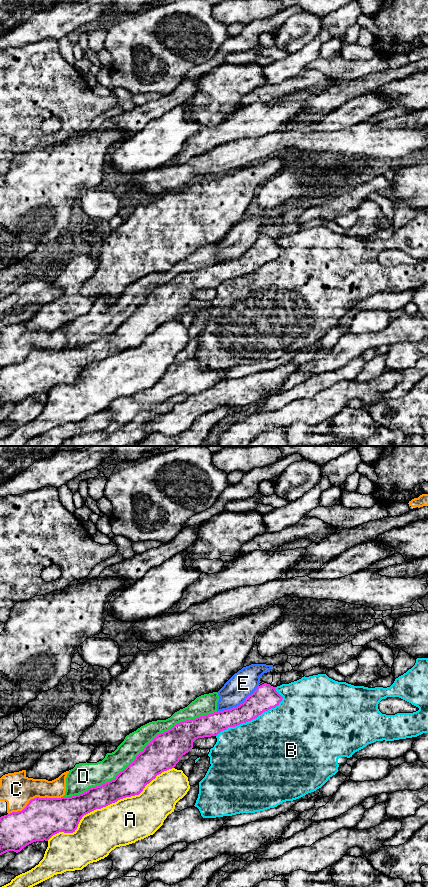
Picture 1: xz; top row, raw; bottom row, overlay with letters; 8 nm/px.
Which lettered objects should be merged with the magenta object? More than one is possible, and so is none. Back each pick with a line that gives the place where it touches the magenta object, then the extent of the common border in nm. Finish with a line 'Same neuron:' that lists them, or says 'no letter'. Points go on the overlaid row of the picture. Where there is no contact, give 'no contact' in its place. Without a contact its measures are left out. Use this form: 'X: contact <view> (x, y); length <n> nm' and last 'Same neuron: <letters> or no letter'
Same neuron: no letter

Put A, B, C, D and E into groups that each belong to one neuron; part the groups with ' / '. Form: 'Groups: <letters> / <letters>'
Groups: A / B / C / D / E

